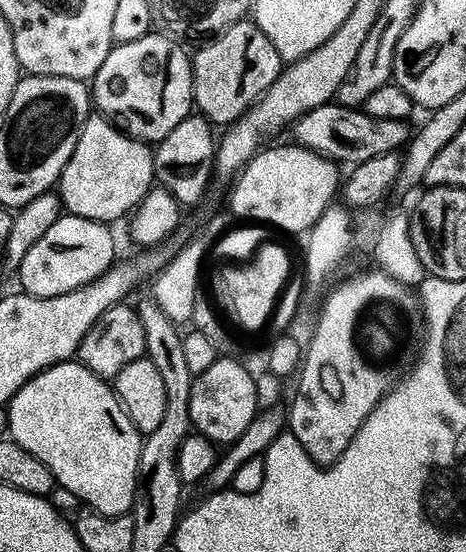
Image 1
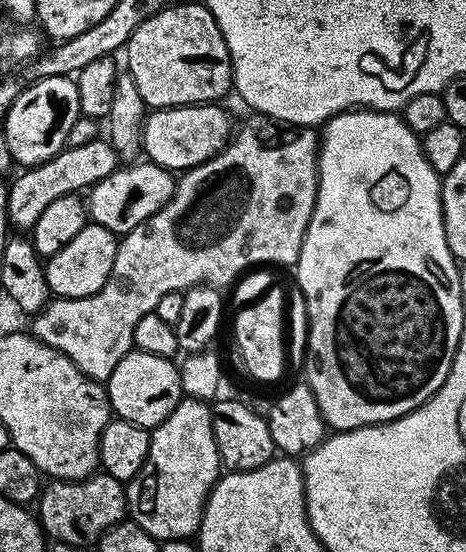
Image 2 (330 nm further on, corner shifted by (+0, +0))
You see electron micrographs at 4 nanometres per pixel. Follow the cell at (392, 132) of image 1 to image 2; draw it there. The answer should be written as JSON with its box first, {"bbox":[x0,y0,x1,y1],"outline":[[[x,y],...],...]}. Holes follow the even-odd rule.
{"bbox":[142,102,234,174],"outline":[[[213,102],[149,111],[142,127],[143,155],[159,168],[167,168],[176,174],[214,159],[221,150],[228,147],[234,132],[231,118],[220,107],[219,103]]]}

